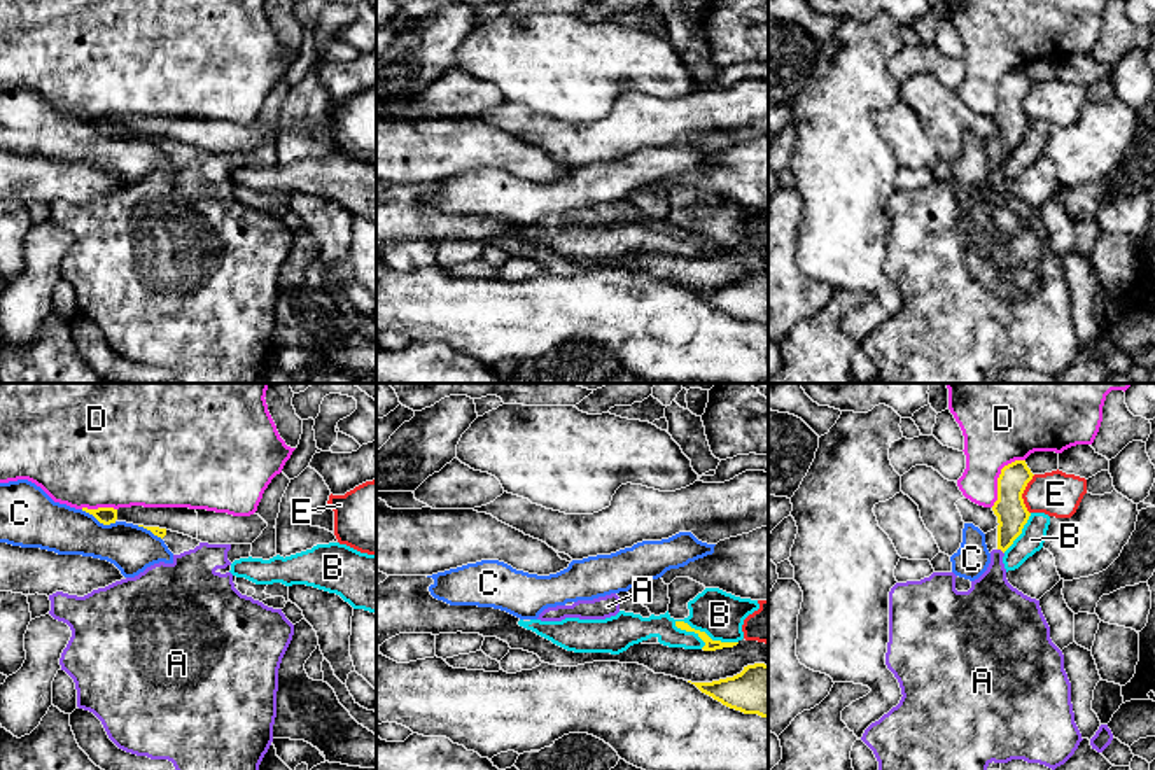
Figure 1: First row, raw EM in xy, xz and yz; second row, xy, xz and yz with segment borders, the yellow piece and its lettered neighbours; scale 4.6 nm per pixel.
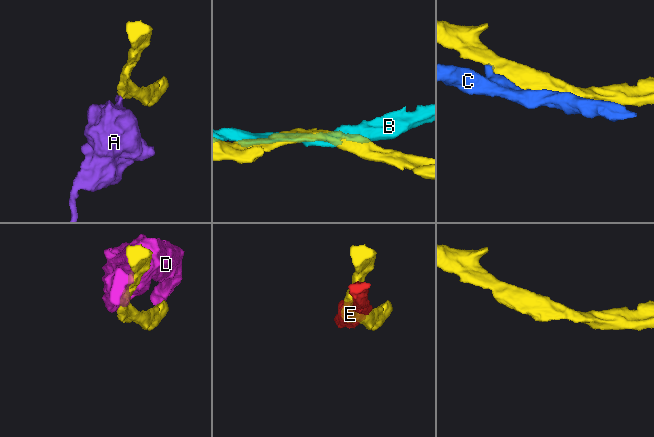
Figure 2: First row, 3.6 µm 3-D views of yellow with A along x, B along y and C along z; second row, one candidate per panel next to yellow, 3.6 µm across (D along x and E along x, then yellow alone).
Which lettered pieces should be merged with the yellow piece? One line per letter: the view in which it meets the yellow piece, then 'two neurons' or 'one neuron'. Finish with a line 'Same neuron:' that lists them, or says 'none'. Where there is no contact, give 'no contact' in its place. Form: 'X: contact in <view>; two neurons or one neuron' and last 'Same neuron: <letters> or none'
A: contact in yz; one neuron
B: contact in xz; two neurons
C: contact in xy; two neurons
D: contact in yz; two neurons
E: contact in yz; two neurons
Same neuron: A

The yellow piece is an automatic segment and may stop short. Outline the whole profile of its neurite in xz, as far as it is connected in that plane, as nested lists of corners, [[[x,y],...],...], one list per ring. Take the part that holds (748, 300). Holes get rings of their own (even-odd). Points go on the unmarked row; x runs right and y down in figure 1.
[[[765,271],[747,273],[733,285],[691,292],[730,317],[768,326],[768,273]]]

